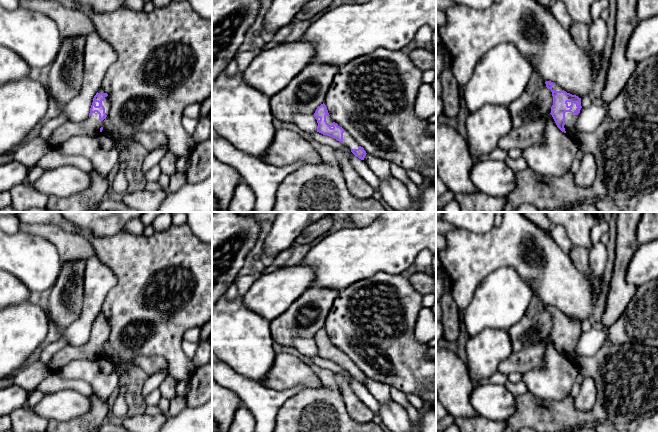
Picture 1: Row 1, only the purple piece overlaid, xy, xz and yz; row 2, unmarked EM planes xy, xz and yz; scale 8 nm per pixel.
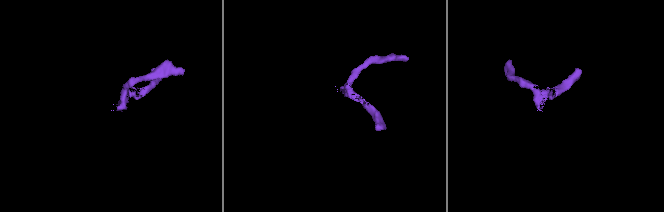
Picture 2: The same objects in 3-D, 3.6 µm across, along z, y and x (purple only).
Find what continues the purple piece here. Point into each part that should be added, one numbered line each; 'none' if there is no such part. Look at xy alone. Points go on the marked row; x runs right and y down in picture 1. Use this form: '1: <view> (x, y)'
1: xy (105, 103)

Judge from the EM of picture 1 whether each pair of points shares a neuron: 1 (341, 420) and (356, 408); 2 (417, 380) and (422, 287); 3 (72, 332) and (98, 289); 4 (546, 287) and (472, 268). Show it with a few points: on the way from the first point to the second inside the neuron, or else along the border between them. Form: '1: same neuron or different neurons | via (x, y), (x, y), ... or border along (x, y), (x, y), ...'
1: different neurons | border along (339, 392), (348, 414), (356, 421)
2: different neurons | border along (408, 279), (410, 284), (422, 295)
3: same neuron | via (83, 321), (91, 310), (93, 300)
4: same neuron | via (528, 269), (518, 259), (490, 259)

